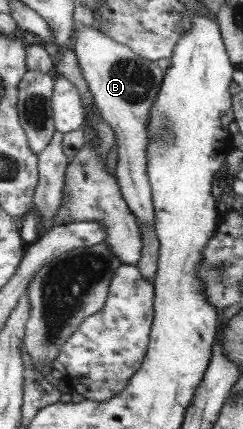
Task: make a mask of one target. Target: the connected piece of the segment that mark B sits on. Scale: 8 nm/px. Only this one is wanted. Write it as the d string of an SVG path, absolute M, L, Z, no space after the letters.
M79 25L75 28L75 53L78 56L79 66L82 67L83 78L87 80L87 87L93 102L99 113L99 116L106 121L113 129L116 136L117 145L119 146L119 160L115 171L123 200L126 202L127 208L135 215L136 219L143 221L143 225L154 227L155 210L152 201L152 190L147 176L147 157L145 152L146 135L148 125L148 113L155 102L155 98L159 95L164 72L157 66L157 62L149 61L143 57L139 57L137 53L133 53L129 47L121 45L111 39L111 36L101 32L97 28L87 25Z

